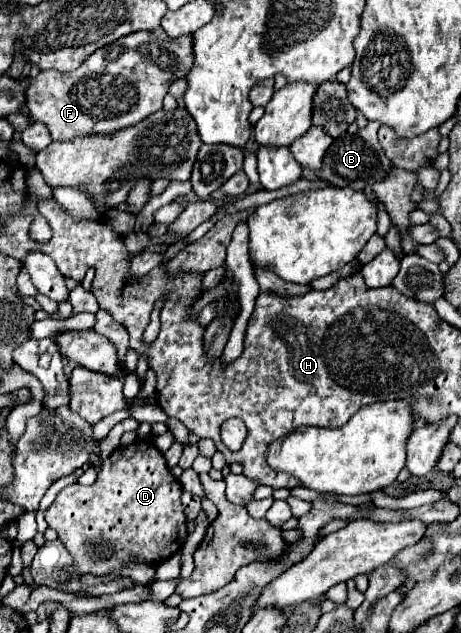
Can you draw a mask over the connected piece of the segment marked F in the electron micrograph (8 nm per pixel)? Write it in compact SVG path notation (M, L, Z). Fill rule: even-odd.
M161 27L155 31L137 31L97 49L79 69L71 73L49 69L31 77L27 107L35 121L49 127L55 141L95 133L111 135L159 111L171 81L185 79L191 65L191 37L183 35L179 39L171 39Z

